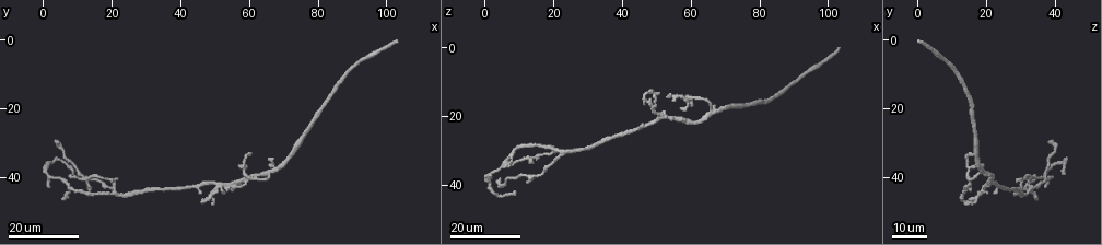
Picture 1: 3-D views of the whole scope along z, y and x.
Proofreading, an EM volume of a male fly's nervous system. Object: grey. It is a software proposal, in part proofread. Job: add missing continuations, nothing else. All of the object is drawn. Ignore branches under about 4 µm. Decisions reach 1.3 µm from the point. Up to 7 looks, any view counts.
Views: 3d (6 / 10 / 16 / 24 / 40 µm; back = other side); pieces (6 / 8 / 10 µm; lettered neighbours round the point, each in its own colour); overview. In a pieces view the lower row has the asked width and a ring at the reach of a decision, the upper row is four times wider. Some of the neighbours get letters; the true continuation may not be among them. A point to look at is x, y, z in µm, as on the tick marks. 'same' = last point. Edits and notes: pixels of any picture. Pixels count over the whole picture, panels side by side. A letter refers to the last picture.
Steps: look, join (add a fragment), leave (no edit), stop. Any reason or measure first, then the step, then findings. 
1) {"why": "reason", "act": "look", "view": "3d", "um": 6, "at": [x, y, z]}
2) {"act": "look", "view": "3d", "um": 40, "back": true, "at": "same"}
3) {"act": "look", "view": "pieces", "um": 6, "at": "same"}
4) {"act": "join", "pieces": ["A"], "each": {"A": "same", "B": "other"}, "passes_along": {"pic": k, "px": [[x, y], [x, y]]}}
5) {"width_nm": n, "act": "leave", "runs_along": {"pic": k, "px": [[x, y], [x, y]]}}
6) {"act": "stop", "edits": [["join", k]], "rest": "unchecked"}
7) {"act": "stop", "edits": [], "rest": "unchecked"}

{"why": "long arm stops here", "act": "look", "view": "3d", "um": 16, "at": [103.5, 1.0, 0.5]}

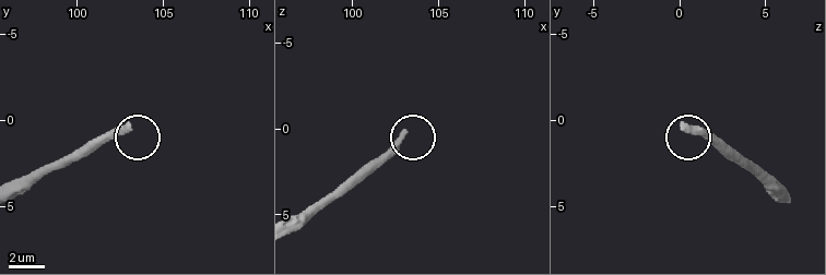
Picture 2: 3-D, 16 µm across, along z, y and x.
{"act": "look", "view": "pieces", "um": 6, "at": [103.1, 0.5, 0.3]}

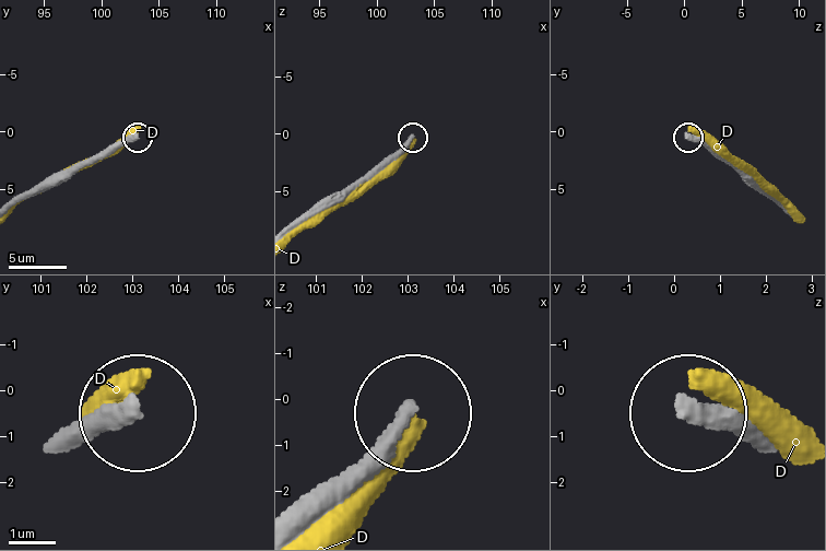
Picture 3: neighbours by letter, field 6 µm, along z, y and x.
{"act": "leave", "each": {"D": "other"}, "found": "no lettered fragment goes on from it"}

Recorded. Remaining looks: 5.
{"why": "branch stops here", "act": "look", "view": "3d", "um": 16, "at": [52.5, 45.0, 20.5]}

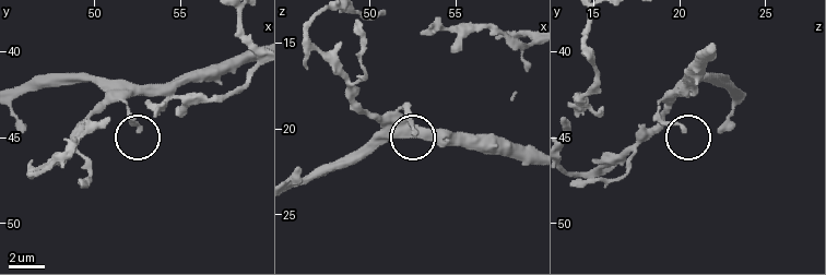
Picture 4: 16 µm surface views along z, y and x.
{"act": "look", "view": "3d", "um": 10, "at": [52.7, 44.4, 20.2]}

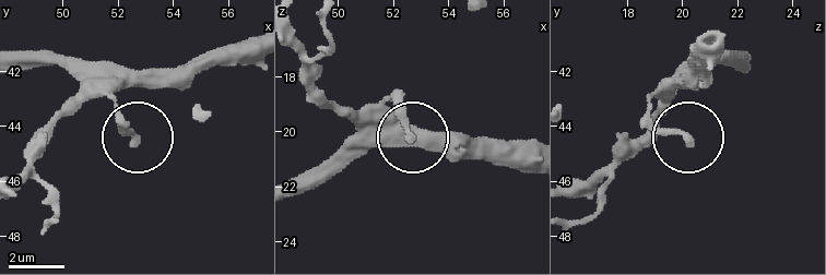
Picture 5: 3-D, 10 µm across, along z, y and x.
{"act": "look", "view": "pieces", "um": 10, "at": [52.7, 44.5, 20.2]}

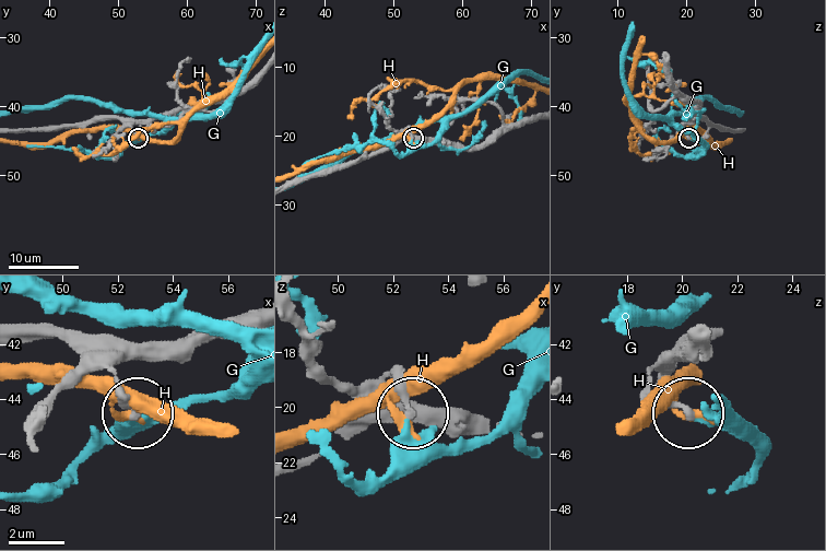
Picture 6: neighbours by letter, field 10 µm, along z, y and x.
{"act": "leave", "each": {"G": "other", "H": "other"}, "found": "no lettered fragment goes on from it"}

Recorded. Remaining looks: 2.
{"why": "an open end", "act": "look", "view": "3d", "um": 16, "at": [9.0, 38.5, 42.5]}

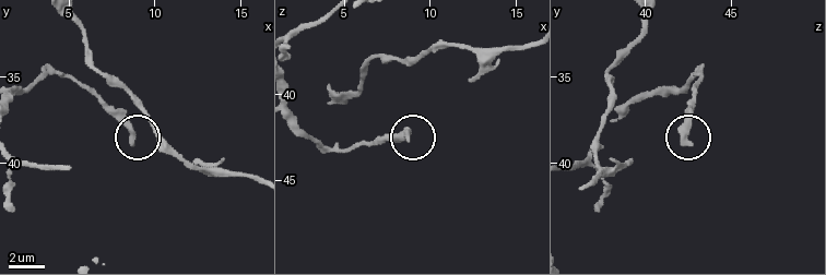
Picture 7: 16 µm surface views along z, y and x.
{"why": "see the neighbours", "act": "look", "view": "pieces", "um": 10, "at": [8.8, 38.9, 42.5]}

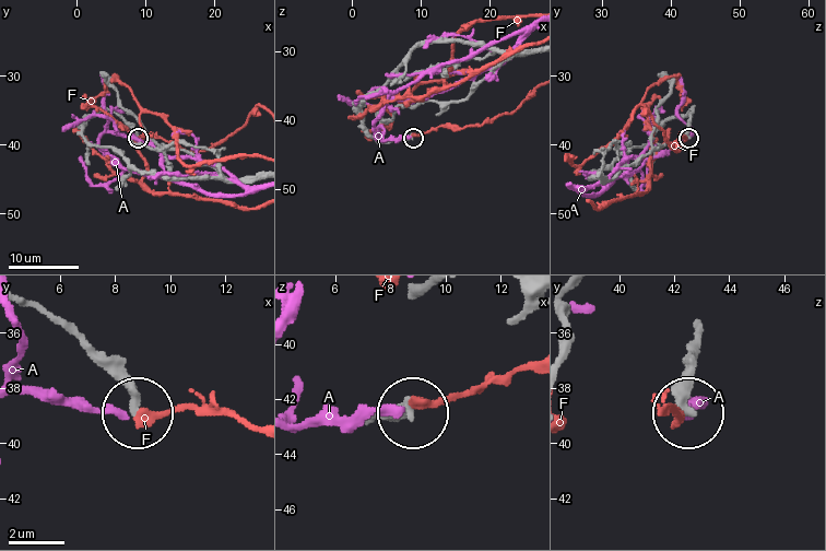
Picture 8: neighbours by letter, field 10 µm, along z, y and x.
{"act": "leave", "each": {"A": "other", "F": "other"}, "runs_along": {"pic": 8, "px": [[698, 339], [688, 407]]}, "found": "no lettered fragment goes on from it"}

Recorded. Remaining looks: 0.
{"act": "stop", "edits": [], "rest": "unchecked"}

